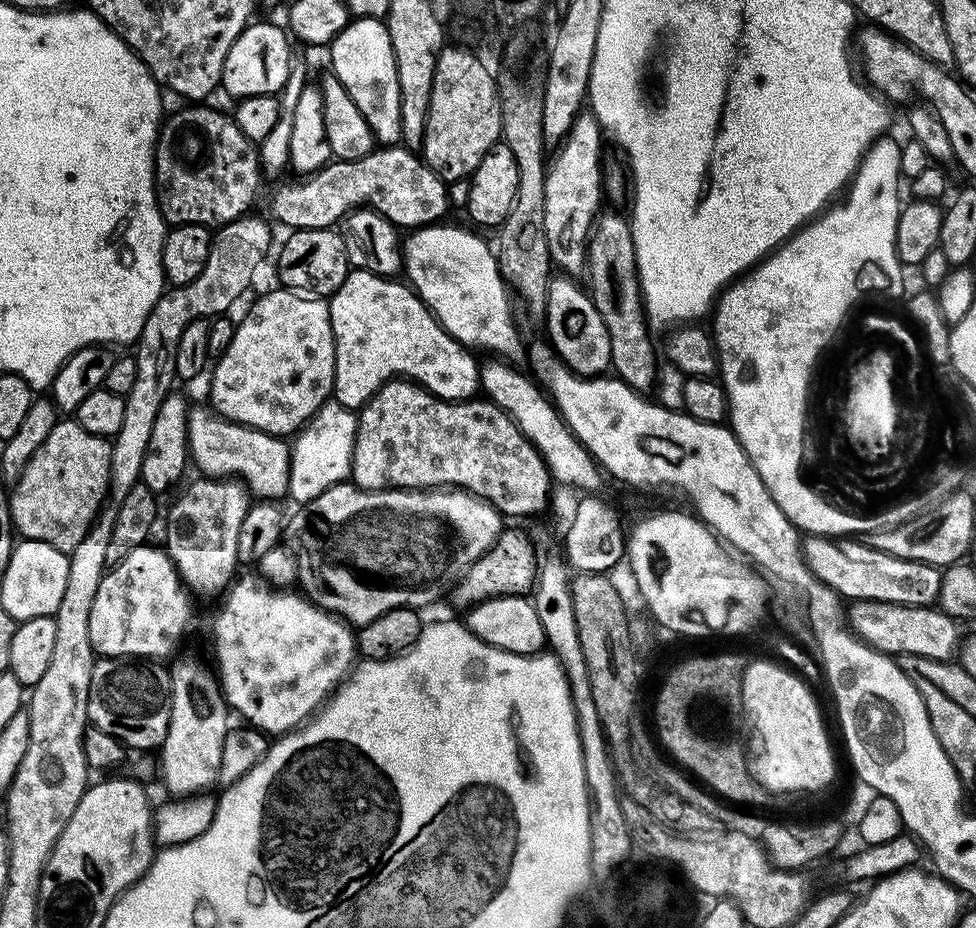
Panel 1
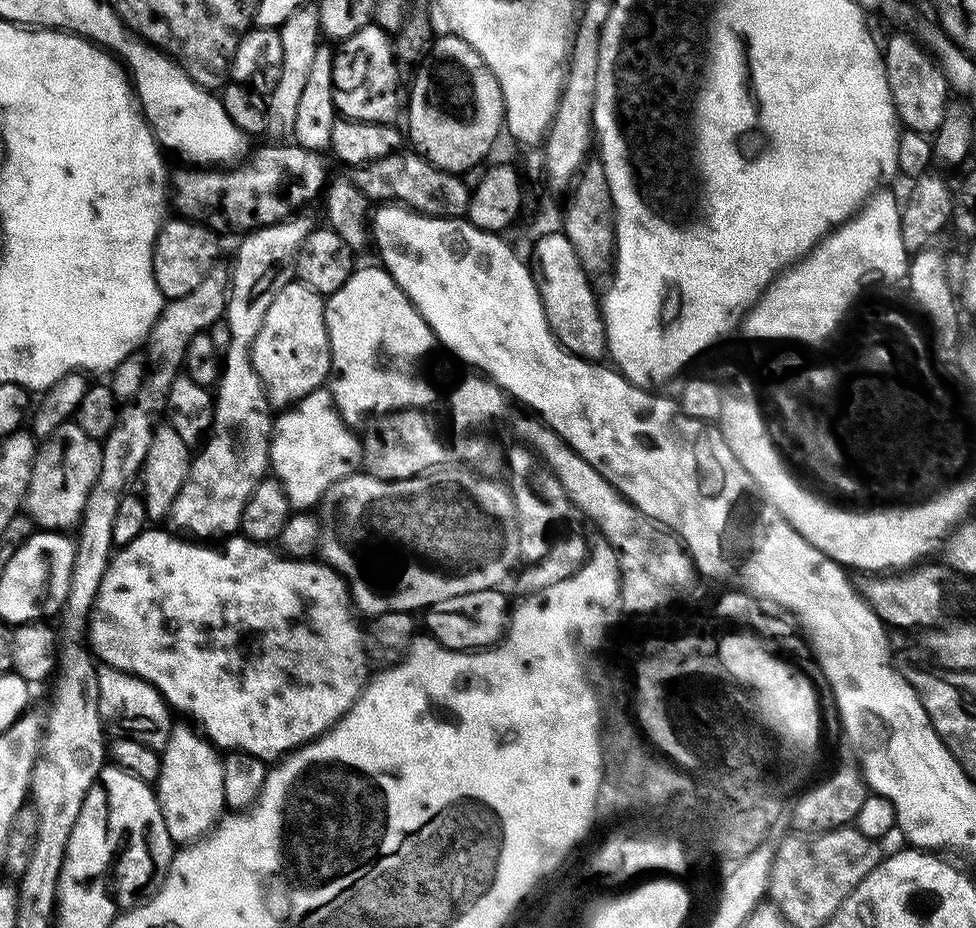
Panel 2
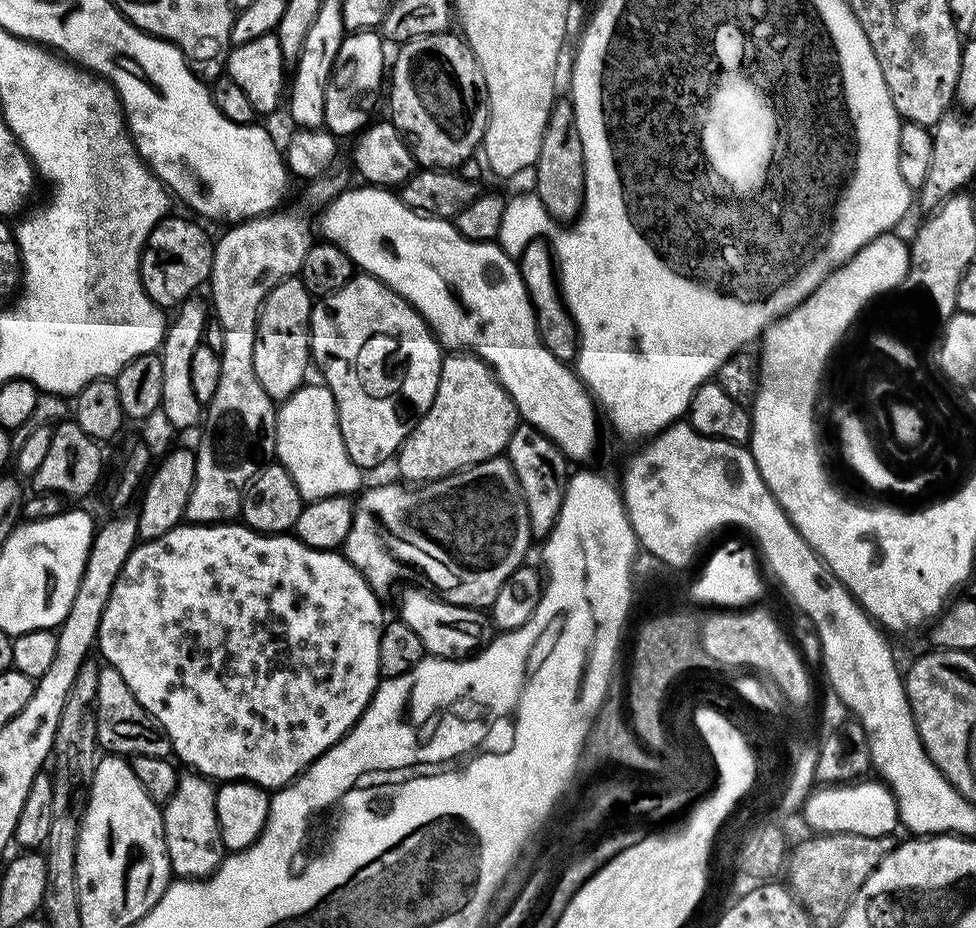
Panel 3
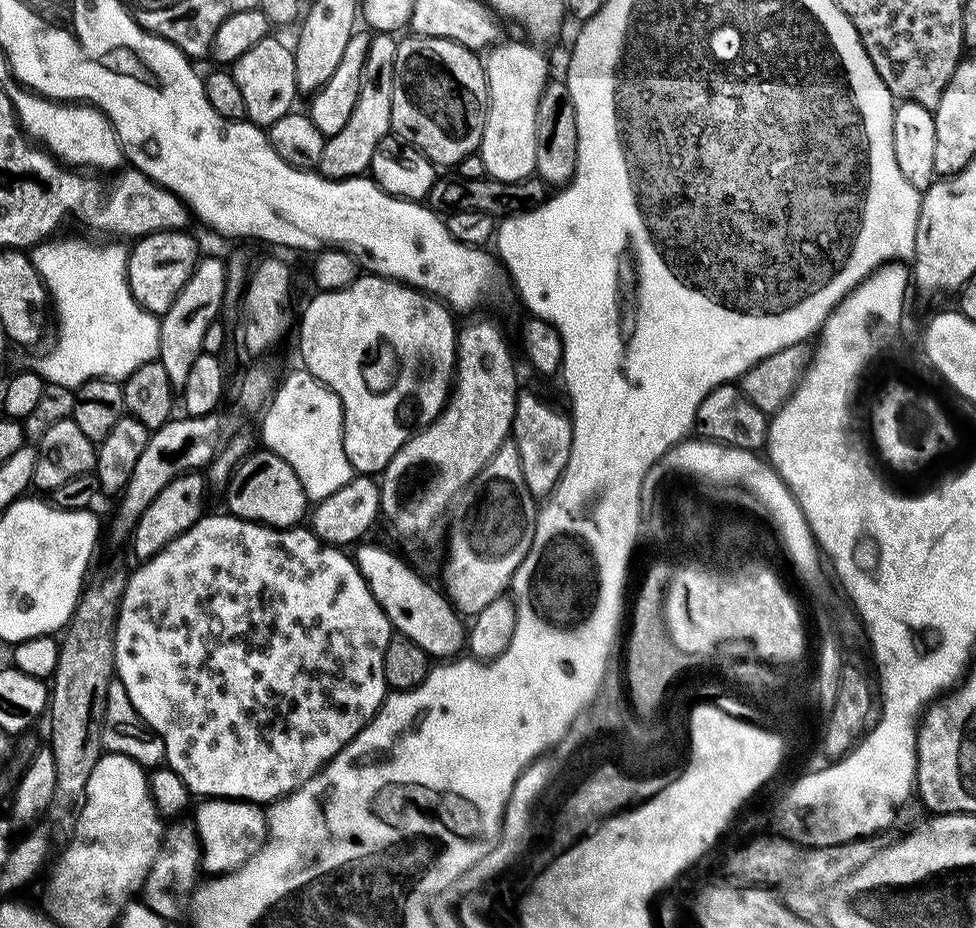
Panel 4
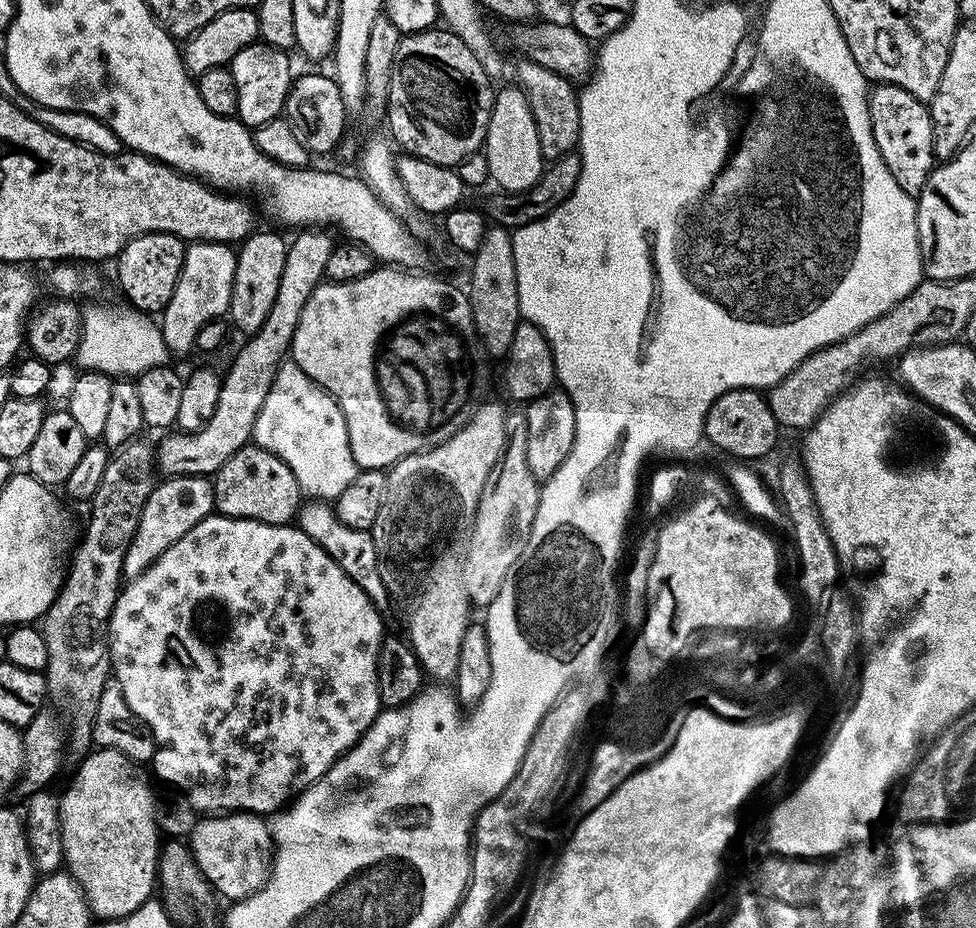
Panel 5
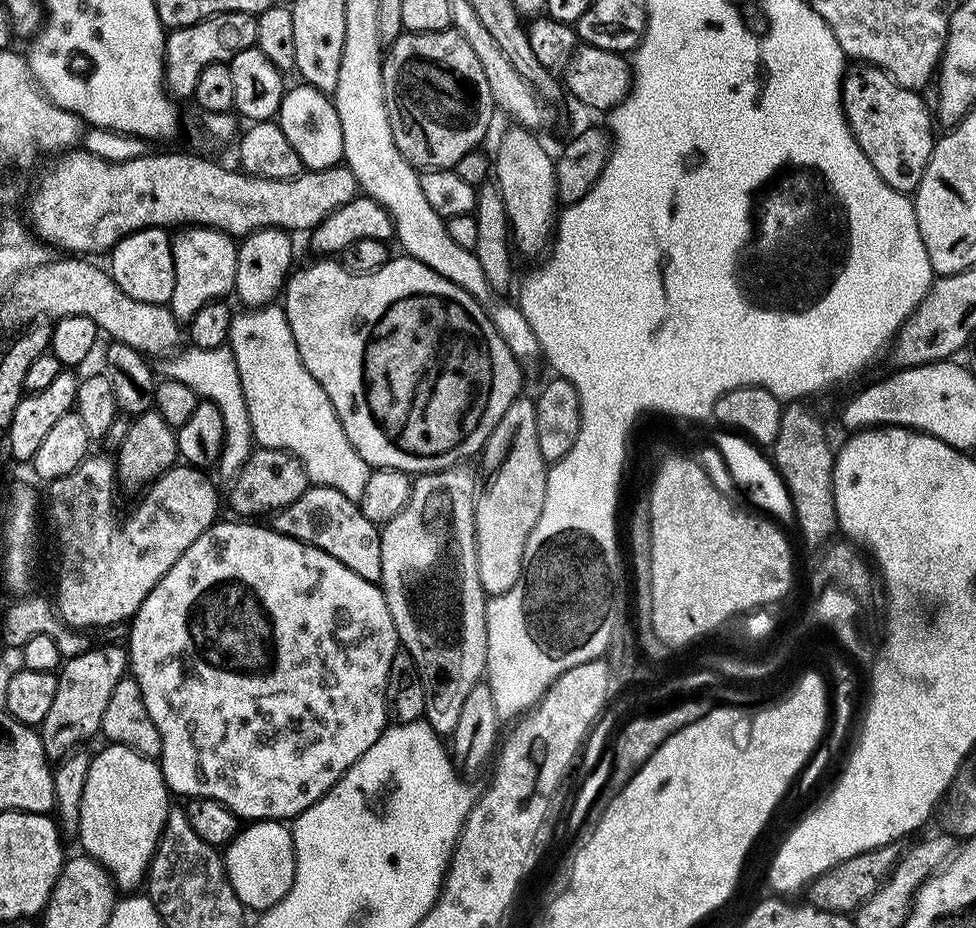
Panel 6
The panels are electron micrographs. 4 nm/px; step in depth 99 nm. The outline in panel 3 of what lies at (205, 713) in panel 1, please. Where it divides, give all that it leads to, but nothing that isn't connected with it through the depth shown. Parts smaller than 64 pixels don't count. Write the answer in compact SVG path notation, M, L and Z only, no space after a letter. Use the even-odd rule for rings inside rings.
M183 773L173 794L163 805L161 816L167 856L170 858L173 873L187 879L203 879L212 875L222 859L222 852L218 847L220 827L217 822L216 791L213 783L196 773Z

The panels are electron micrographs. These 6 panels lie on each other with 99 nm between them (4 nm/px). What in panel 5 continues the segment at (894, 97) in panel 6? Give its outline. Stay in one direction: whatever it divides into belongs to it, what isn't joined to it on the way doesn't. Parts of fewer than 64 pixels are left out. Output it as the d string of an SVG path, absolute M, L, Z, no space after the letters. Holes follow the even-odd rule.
M877 83L870 96L870 111L874 142L882 154L886 170L894 174L894 182L898 182L906 194L913 198L919 197L934 167L932 114L929 105L898 86Z

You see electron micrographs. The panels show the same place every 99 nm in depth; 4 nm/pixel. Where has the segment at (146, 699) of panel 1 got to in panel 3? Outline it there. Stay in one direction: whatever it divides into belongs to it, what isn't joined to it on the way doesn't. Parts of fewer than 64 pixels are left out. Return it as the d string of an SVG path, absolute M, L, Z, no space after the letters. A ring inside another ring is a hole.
M107 666L100 668L95 709L96 743L105 753L115 754L121 758L163 757L165 755L166 737L161 725L137 702L130 686L126 686L118 670Z

